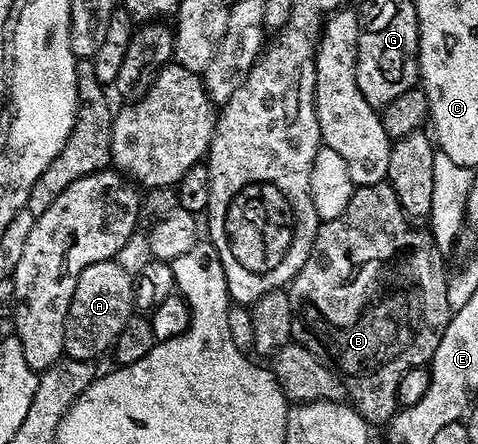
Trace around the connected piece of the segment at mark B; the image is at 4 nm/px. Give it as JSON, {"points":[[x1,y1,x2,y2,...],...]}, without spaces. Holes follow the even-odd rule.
{"points":[[381,184,378,186,362,186,359,187,353,193,352,199,350,200,350,204,348,205,348,210,346,212,342,212,342,216,340,218,335,218,332,222,323,223,320,227,320,234,316,237,316,241,319,242,320,246,314,244,314,248,312,249,312,254,306,260,306,264,302,268,302,272,300,275,292,281,290,287,290,293,292,295,292,307,294,308,294,328,292,329,292,333,294,335,295,341,300,343,302,348,306,348,312,353,318,361,326,366,326,368,333,371,337,377,344,382,345,388,348,390,348,398,350,399,351,405,359,411,359,414,364,417,365,421,368,422,368,425,372,428,377,428,377,426,387,427,389,423,391,423,392,419,396,417,397,414,400,413,402,409,401,401,400,401,400,385,403,384,404,377,412,370,422,369,427,367,433,360,434,356,438,352,438,346,442,344,442,336,446,336,446,328,452,323,452,315,454,313,452,309,452,305,450,304,450,300,448,299,448,288,450,285,450,274,447,274,444,271,444,258,442,252,439,250,436,245,438,245,437,239,433,237,431,233,427,229,424,230,415,230,414,227,408,223,408,216,410,216,409,211,405,209,403,202,401,202,399,196,395,192,395,188,389,184],[404,254,416,254,416,258,432,258,432,298,428,298,428,278,420,278,420,270,412,270,412,274,404,274,404,270,400,270,400,266,388,266,388,258,404,258]]}

